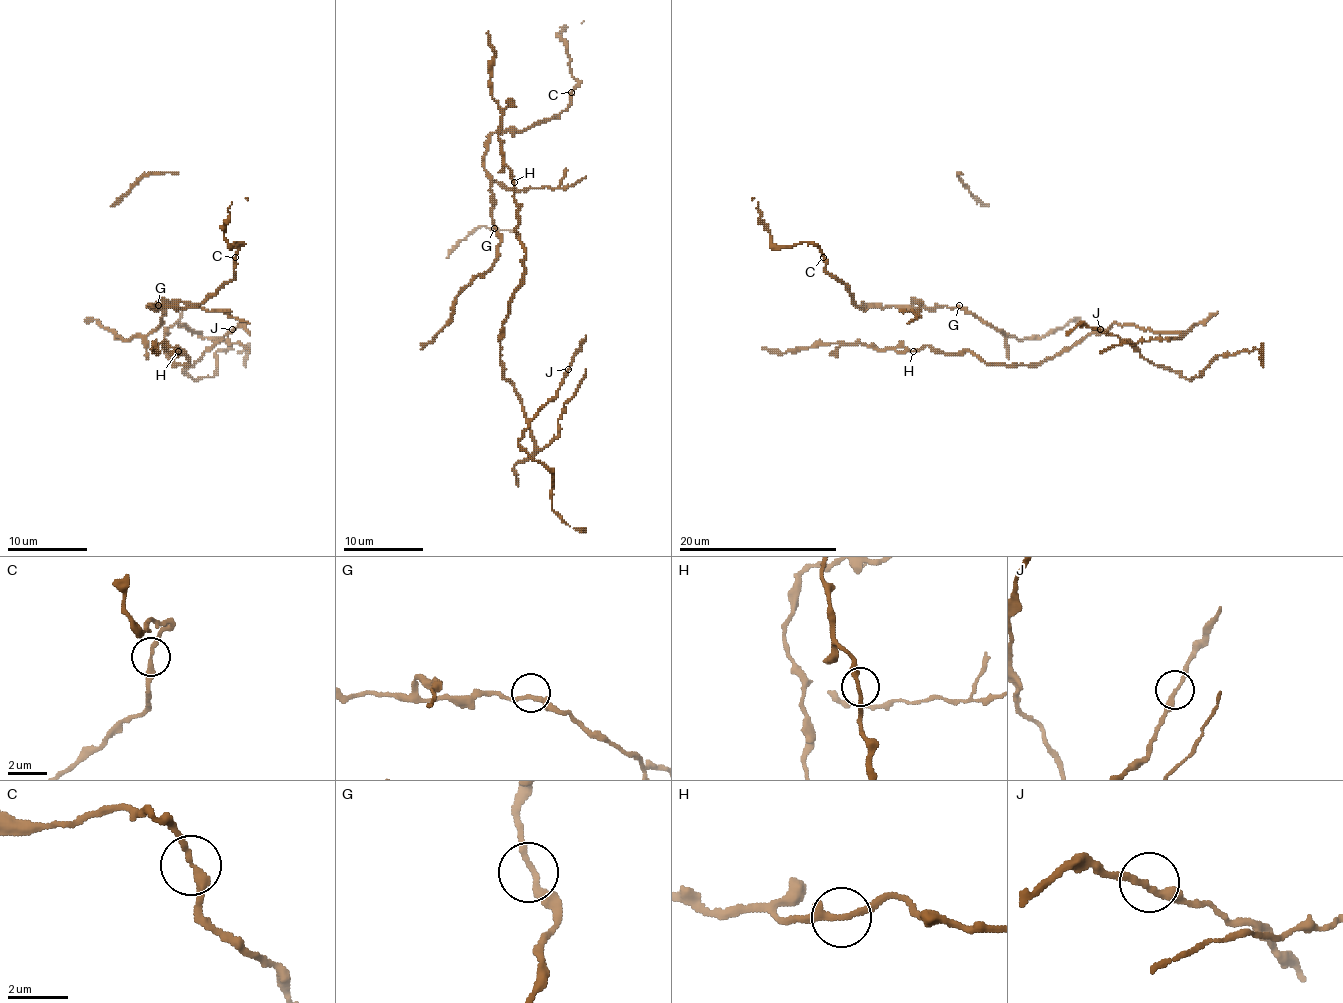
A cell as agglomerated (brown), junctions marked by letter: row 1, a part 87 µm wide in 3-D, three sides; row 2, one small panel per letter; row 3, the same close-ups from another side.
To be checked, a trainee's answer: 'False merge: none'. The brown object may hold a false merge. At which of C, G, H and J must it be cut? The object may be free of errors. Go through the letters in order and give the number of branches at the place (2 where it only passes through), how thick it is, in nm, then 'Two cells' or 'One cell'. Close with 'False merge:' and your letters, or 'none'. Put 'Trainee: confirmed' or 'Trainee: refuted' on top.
Trainee: confirmed
C: Branches: 2. Thickness 240 nm. One cell
G: Branches: 2. Thickness 200 nm. One cell
H: Branches: 2. Thickness 240 nm. One cell
J: Branches: 2. Thickness 220 nm. One cell
False merge: none

